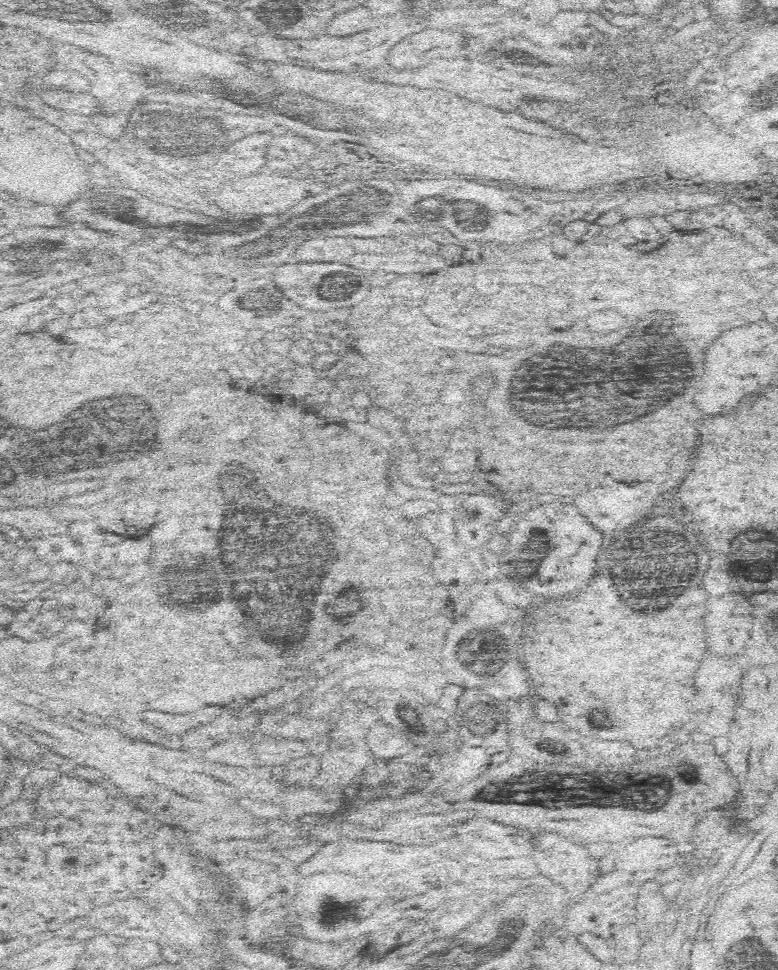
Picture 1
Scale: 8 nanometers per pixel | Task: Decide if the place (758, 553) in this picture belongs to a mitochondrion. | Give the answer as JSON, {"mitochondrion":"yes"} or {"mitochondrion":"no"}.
{"mitochondrion":"yes"}

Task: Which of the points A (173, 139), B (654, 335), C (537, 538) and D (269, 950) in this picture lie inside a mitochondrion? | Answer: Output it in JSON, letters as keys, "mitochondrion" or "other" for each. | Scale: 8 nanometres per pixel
{"A":"mitochondrion","B":"mitochondrion","C":"mitochondrion","D":"other"}

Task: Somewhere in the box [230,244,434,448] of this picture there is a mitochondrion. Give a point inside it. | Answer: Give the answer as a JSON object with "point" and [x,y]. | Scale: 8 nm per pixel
{"point":[340,285]}

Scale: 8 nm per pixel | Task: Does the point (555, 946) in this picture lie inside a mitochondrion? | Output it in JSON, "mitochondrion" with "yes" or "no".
{"mitochondrion":"no"}

